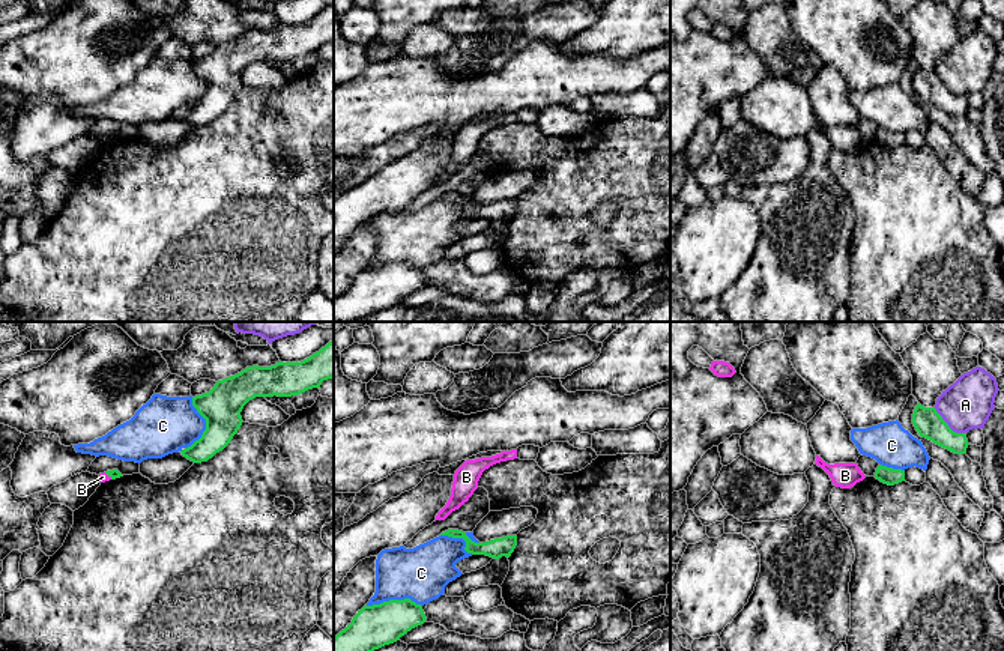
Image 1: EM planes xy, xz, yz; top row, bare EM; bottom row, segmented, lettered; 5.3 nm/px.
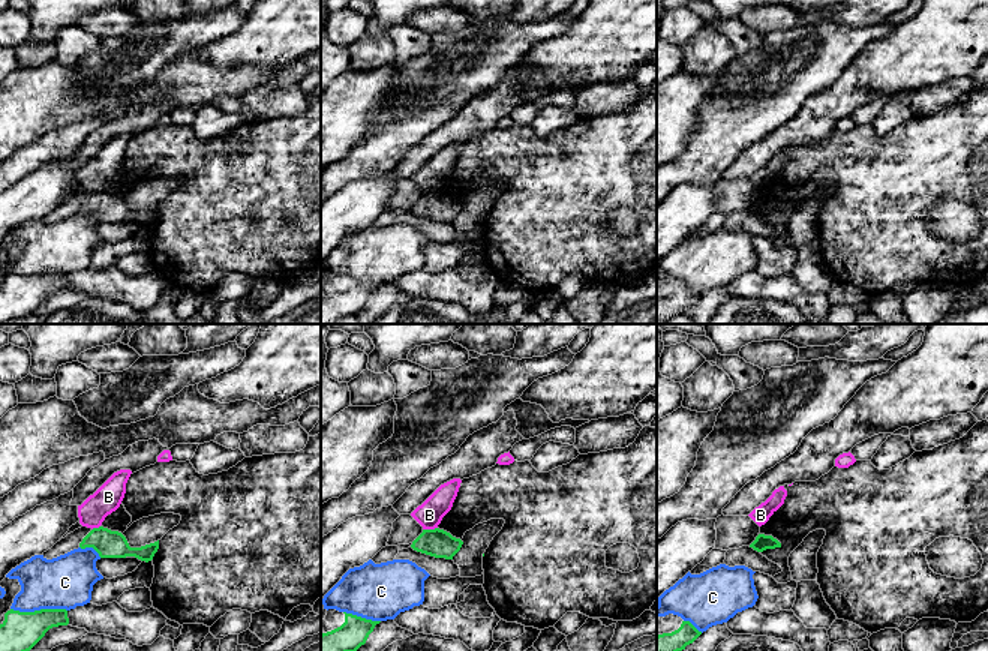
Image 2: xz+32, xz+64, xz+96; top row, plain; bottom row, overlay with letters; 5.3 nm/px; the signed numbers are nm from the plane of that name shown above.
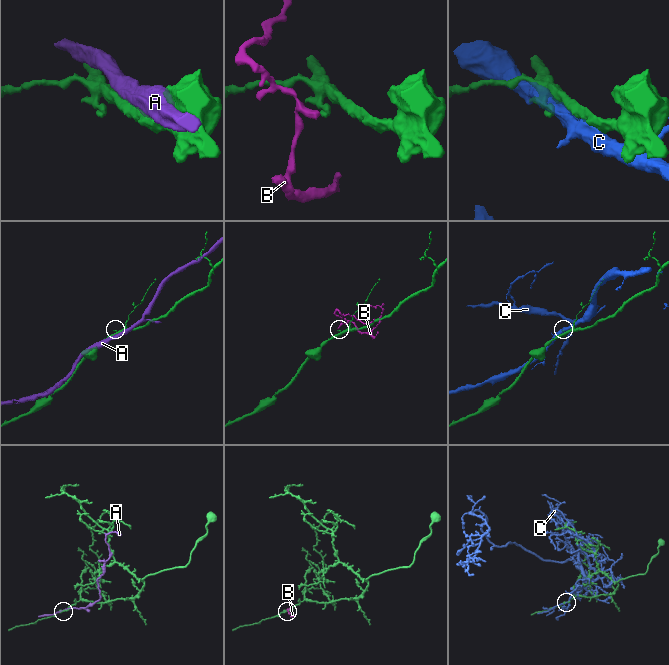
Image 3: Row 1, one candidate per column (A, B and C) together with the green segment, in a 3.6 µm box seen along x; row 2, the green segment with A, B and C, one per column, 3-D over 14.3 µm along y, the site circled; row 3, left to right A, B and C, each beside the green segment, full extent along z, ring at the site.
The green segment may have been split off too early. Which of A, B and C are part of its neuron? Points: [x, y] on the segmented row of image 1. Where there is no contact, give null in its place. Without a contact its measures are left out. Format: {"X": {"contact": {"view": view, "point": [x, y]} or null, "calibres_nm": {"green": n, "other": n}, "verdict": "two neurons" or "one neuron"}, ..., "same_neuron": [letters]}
{"A": {"contact": {"view": "yz", "point": [947, 424]}, "calibres_nm": {"green": 150, "other": 260}, "verdict": "two neurons"}, "B": {"contact": {"view": "xy", "point": [108, 475]}, "calibres_nm": {"green": 50, "other": 50}, "verdict": "two neurons"}, "C": {"contact": {"view": "xy", "point": [206, 424]}, "calibres_nm": {"green": 220, "other": 300}, "verdict": "two neurons"}, "same_neuron": []}

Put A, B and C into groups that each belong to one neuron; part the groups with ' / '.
A / B / C

